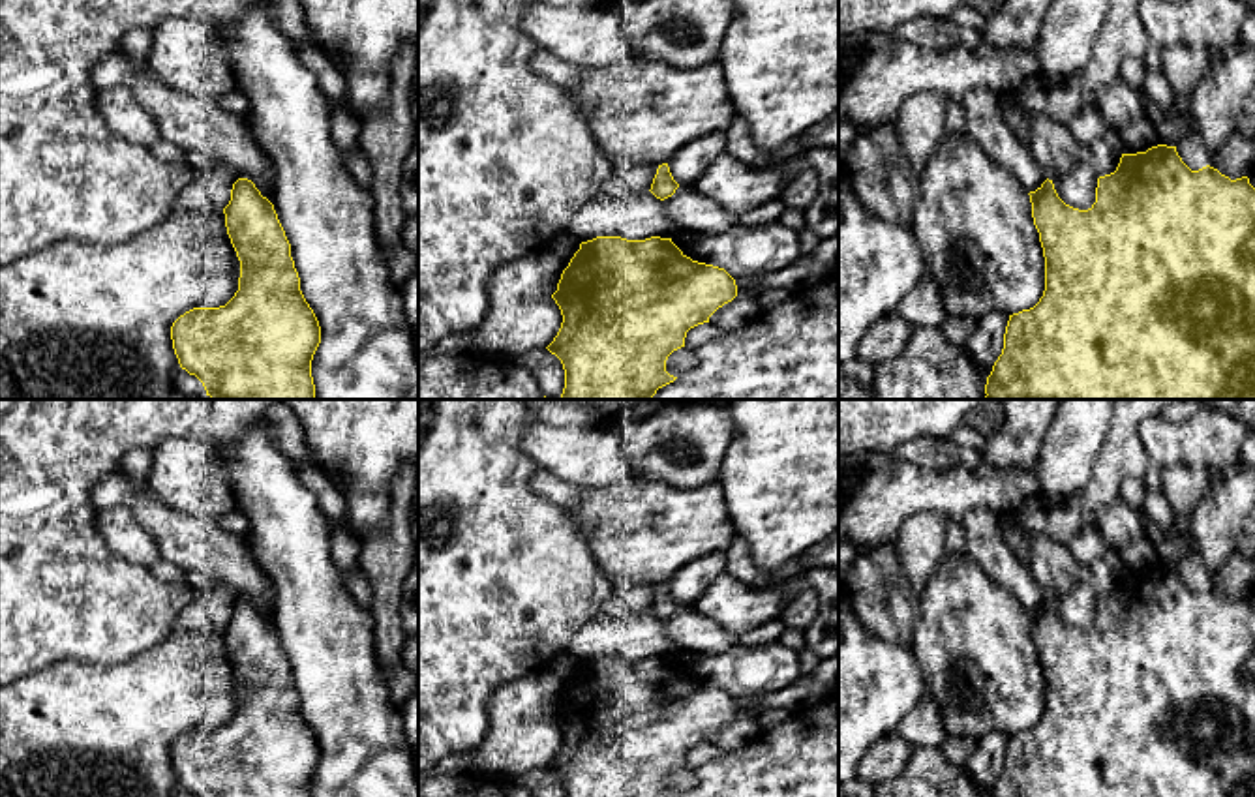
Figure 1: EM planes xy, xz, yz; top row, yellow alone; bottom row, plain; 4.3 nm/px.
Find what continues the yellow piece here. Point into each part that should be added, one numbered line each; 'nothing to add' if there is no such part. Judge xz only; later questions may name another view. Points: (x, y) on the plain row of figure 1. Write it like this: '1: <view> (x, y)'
nothing to add

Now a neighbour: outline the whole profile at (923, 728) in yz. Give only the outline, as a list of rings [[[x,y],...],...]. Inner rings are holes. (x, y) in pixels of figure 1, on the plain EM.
[[[925,696],[895,728],[914,748],[942,748],[947,731],[936,701]]]

